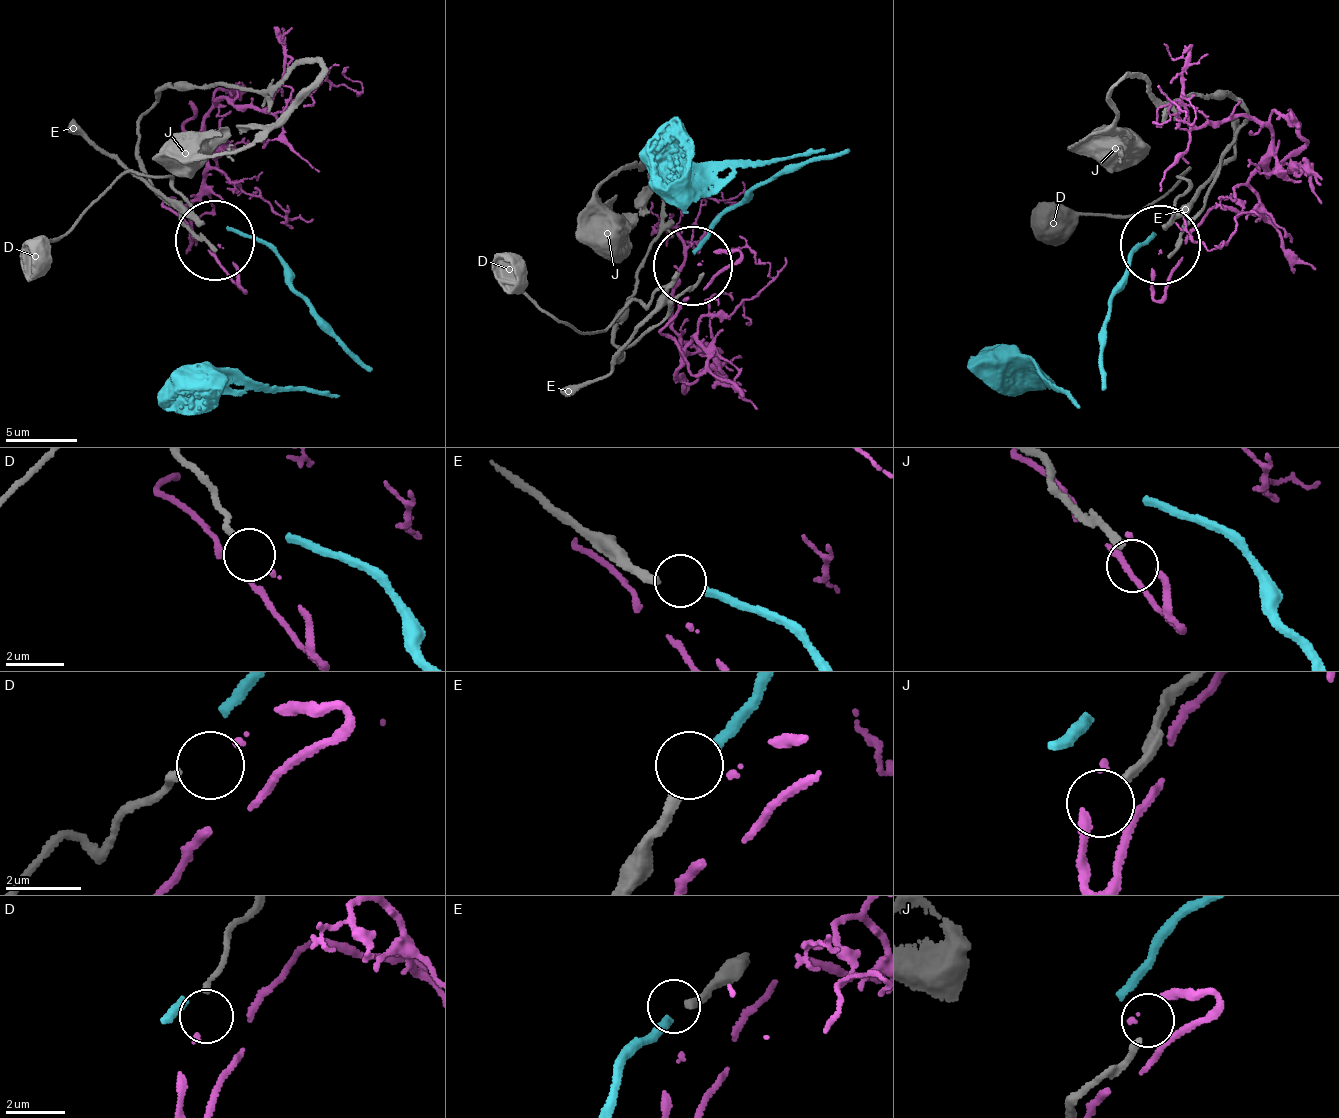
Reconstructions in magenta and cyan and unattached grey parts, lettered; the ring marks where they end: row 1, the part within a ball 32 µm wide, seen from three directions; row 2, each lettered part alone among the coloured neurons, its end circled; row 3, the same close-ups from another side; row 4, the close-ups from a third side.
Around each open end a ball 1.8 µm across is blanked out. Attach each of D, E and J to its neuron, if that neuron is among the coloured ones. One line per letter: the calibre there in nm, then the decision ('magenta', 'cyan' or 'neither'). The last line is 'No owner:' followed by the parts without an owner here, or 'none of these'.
D: calibre 190 nm; magenta
E: calibre 280 nm; cyan
J: calibre 260 nm; neither
No owner: J

